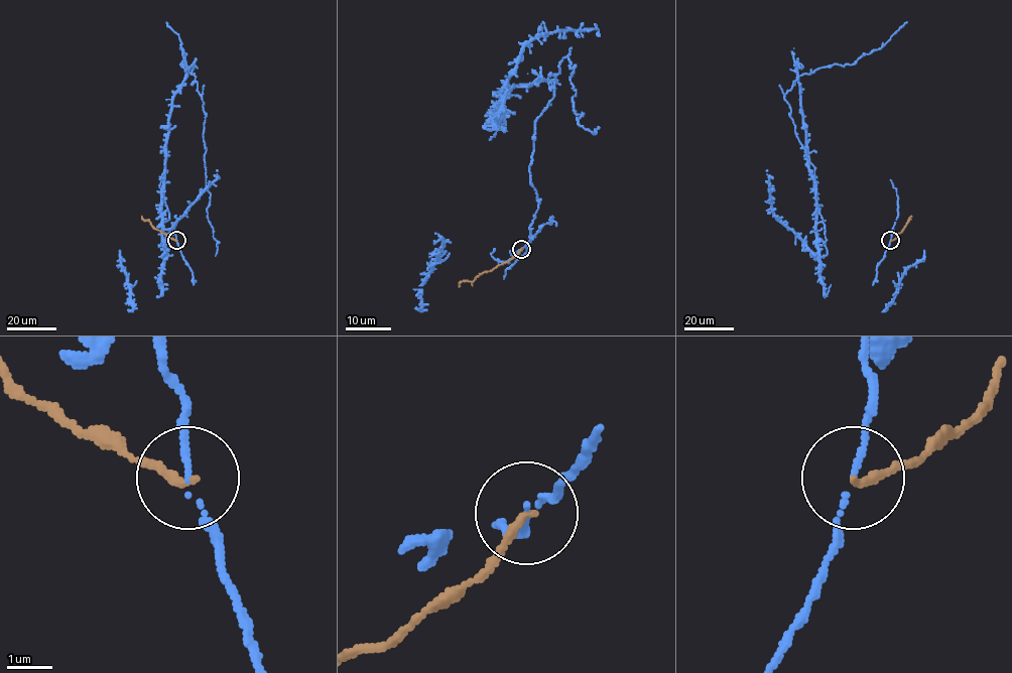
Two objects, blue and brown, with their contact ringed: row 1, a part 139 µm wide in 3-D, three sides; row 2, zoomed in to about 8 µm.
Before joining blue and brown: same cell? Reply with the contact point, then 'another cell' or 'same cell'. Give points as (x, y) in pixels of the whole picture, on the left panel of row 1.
at (176, 240); another cell

